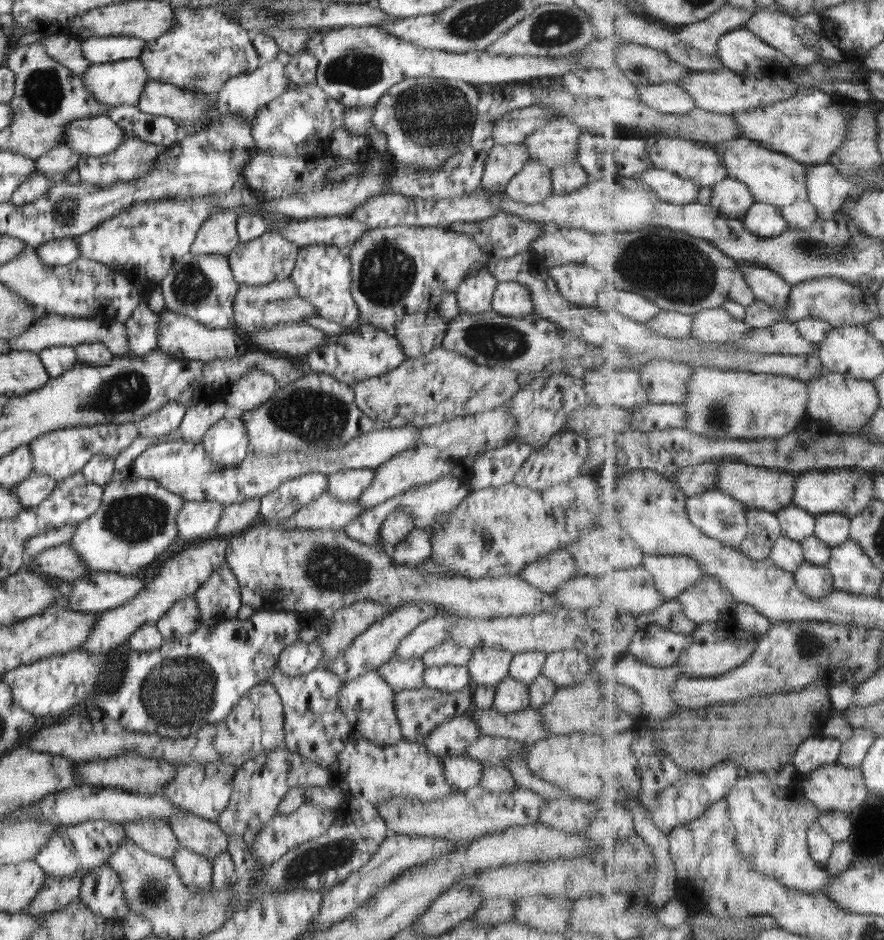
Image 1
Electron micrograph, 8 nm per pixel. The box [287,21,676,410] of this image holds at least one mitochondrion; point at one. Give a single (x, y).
(435, 116)

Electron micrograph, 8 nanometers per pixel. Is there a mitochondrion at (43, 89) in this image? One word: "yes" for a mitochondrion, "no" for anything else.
yes

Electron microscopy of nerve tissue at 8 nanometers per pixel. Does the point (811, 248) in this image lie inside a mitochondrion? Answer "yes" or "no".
yes

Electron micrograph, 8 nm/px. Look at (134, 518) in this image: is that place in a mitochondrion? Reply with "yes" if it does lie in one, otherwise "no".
yes

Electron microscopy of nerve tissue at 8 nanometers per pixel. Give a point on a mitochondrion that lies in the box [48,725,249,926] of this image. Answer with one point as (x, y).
(153, 892)

